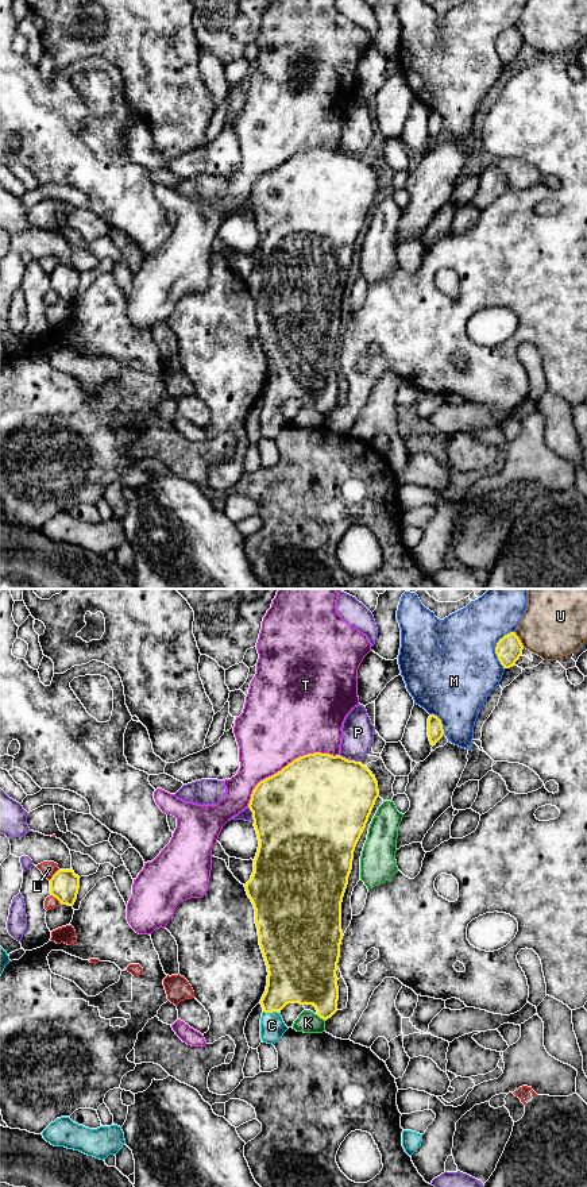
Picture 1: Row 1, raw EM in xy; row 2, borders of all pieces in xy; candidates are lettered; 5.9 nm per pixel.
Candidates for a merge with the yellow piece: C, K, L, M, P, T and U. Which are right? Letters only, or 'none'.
C

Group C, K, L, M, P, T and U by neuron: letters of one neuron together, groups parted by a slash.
C / K / L / M / P / T / U

